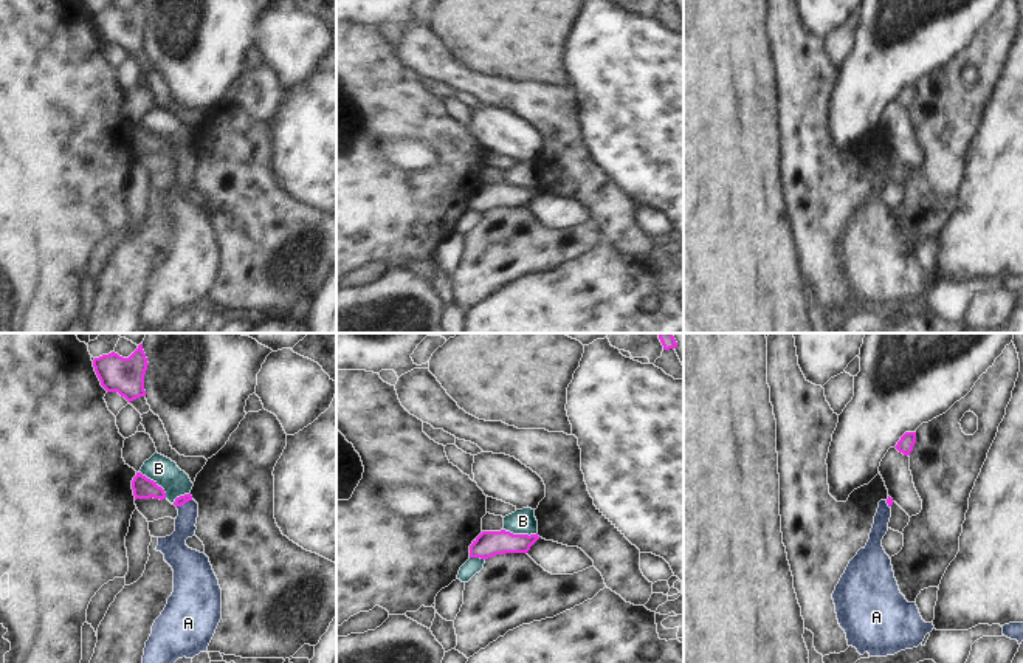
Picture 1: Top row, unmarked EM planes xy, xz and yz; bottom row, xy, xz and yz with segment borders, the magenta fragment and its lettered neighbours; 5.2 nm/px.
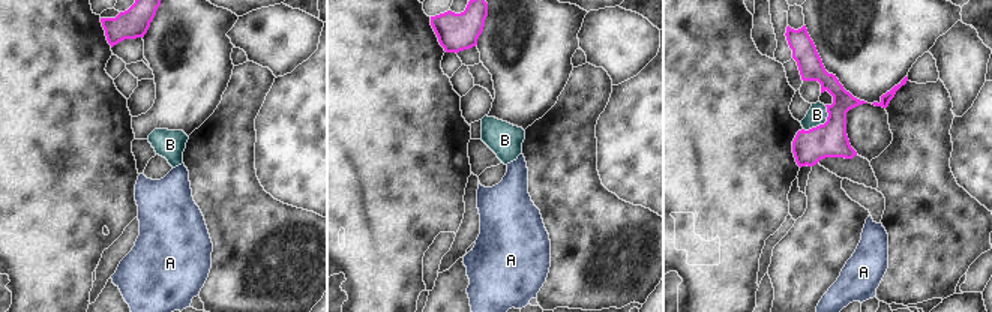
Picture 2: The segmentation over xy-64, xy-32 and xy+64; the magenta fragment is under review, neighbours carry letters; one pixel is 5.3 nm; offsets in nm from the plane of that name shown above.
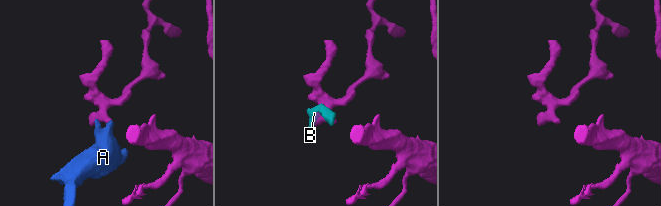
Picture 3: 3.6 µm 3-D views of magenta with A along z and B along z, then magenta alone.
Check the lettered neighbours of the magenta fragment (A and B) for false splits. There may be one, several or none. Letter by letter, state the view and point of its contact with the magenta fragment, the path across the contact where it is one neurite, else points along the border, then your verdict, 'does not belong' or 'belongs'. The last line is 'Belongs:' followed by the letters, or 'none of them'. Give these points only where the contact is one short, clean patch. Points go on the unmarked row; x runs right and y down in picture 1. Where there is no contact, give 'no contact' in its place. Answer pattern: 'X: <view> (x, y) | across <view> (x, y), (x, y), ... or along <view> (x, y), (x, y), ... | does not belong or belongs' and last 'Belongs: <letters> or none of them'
A: xy (185, 155) | across xy (180, 154), (185, 155), (185, 182), (174, 200) | belongs
B: xy (155, 135) | along xy (140, 124), (152, 132), (166, 151) | does not belong
Belongs: A

